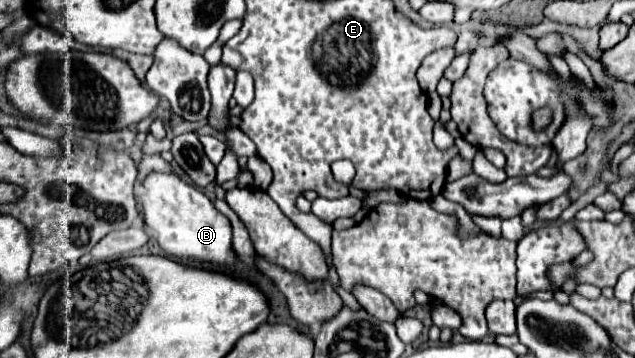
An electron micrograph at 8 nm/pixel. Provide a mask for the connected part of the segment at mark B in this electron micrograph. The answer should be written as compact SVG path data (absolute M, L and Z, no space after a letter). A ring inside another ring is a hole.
M151 174L143 182L145 194L139 200L147 228L153 232L159 248L177 260L207 262L217 266L235 266L237 254L231 242L231 224L227 216L215 210L211 200L195 186L179 180L175 174Z

